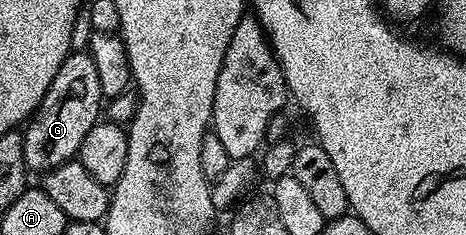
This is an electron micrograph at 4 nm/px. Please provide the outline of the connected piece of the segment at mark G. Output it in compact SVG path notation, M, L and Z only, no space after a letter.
M73 51L65 63L61 63L61 71L57 71L53 83L49 83L45 99L41 99L22 130L23 154L28 170L55 169L72 160L78 154L85 135L89 135L89 131L100 120L104 101L97 66L93 64L90 52Z

